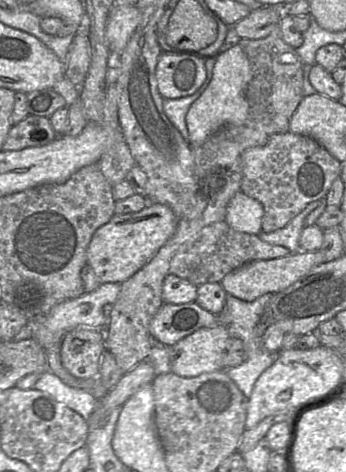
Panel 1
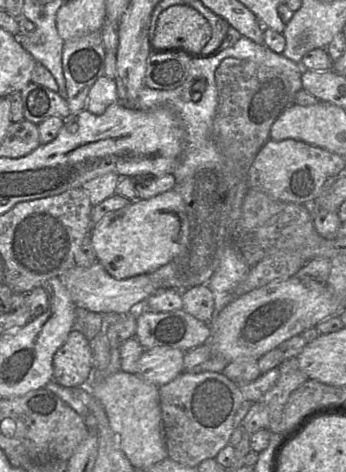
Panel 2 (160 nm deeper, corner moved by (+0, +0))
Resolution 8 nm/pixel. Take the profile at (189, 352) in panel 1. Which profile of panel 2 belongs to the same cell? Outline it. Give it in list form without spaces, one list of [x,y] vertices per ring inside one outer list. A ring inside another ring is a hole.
[[[155,347],[141,355],[136,373],[144,380],[161,387],[184,373],[184,351]]]

